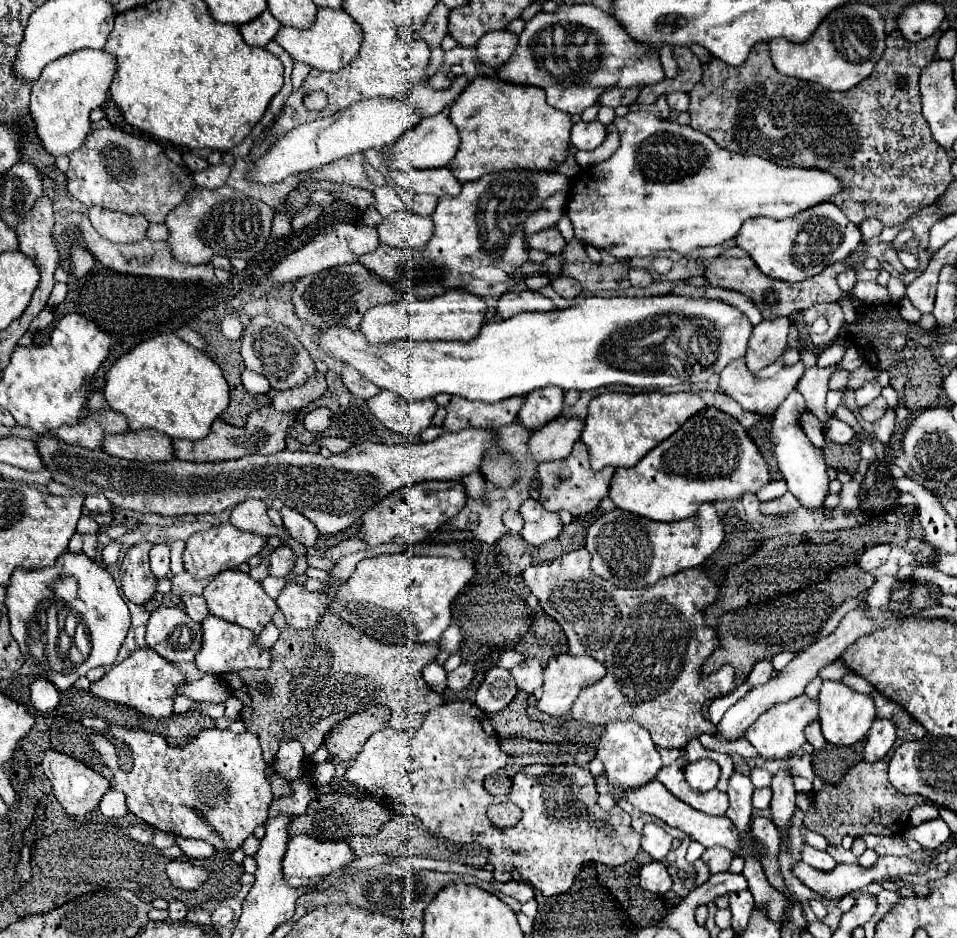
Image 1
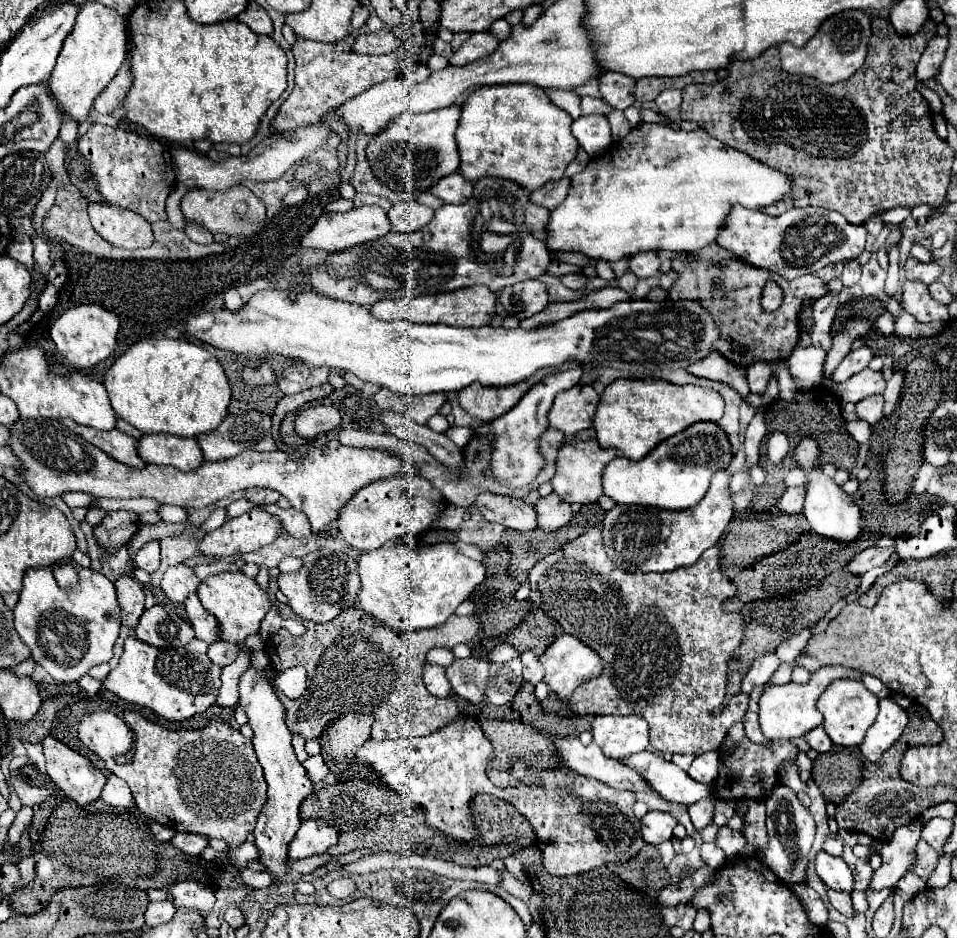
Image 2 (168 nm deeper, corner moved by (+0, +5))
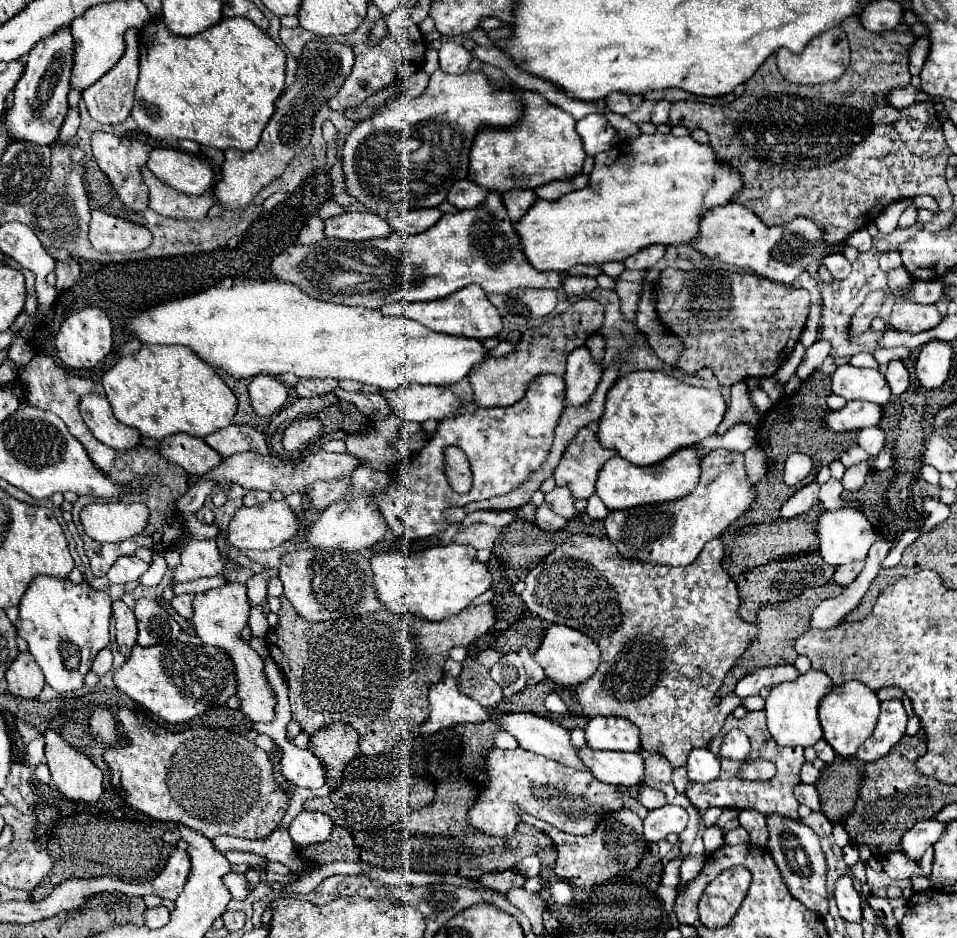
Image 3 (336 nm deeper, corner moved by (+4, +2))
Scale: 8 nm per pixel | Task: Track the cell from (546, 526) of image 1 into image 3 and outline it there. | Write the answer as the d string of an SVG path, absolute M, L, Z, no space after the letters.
M555 486L549 494L545 494L545 502L551 504L551 508L567 518L579 517L586 523L591 523L591 519L586 512L575 510L575 498L567 486Z

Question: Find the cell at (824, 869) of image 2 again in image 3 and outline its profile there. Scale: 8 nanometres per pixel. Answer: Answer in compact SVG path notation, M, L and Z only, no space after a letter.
M843 876L837 880L835 886L835 900L839 908L839 916L847 922L861 922L861 896L853 888L853 882L849 876Z

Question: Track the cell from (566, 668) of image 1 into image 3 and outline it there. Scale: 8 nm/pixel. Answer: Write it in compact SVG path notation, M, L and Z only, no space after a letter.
M549 624L547 634L535 652L535 660L543 666L547 678L563 686L575 686L591 678L599 666L599 646L583 632L569 628L565 624Z

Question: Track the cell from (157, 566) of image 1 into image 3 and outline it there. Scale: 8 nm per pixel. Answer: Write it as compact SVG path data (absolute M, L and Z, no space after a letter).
M119 556L117 562L109 568L109 580L113 584L125 584L131 580L139 580L139 576L149 568L147 562L139 560L137 556Z

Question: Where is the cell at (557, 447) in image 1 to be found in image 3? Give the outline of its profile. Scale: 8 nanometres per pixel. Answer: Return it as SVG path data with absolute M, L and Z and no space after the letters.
M587 346L575 348L567 358L567 374L565 374L567 404L581 406L589 402L601 374L603 374L603 364L593 360Z

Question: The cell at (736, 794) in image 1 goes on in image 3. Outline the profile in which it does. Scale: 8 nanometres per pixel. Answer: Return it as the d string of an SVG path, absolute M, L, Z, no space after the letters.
M705 830L703 832L703 842L705 842L705 850L713 852L717 846L723 844L723 834L721 830Z

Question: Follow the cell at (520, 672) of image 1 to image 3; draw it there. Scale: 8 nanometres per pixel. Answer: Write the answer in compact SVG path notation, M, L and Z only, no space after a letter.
M521 648L521 650L519 650L519 654L521 654L523 666L525 666L525 670L527 670L529 684L537 684L537 682L541 682L541 680L545 678L545 672L543 672L543 668L535 662L535 658L531 656L531 652L529 652L527 648Z

